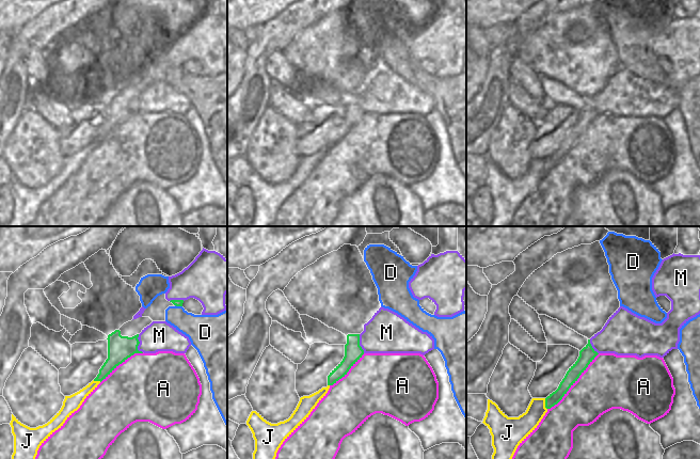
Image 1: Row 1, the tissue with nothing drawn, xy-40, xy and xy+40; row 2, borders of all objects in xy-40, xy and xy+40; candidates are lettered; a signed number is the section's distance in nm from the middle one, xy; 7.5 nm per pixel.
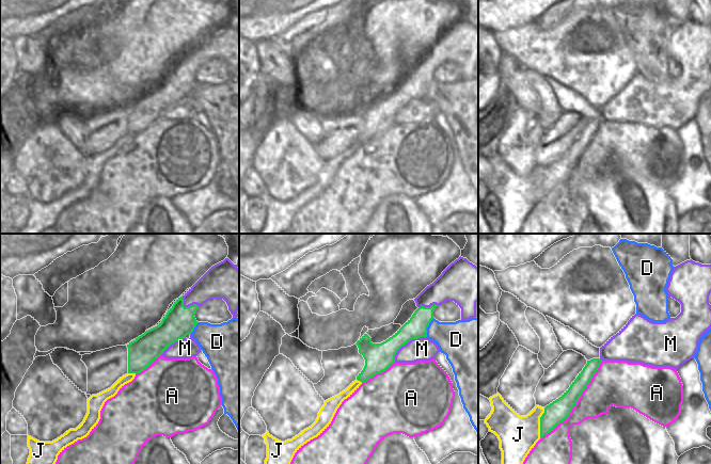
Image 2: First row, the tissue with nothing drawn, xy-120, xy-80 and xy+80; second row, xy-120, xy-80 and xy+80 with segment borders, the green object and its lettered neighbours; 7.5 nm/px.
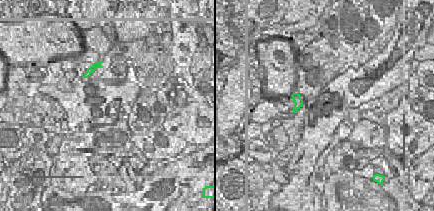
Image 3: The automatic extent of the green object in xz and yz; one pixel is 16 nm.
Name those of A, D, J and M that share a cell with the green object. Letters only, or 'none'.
M

